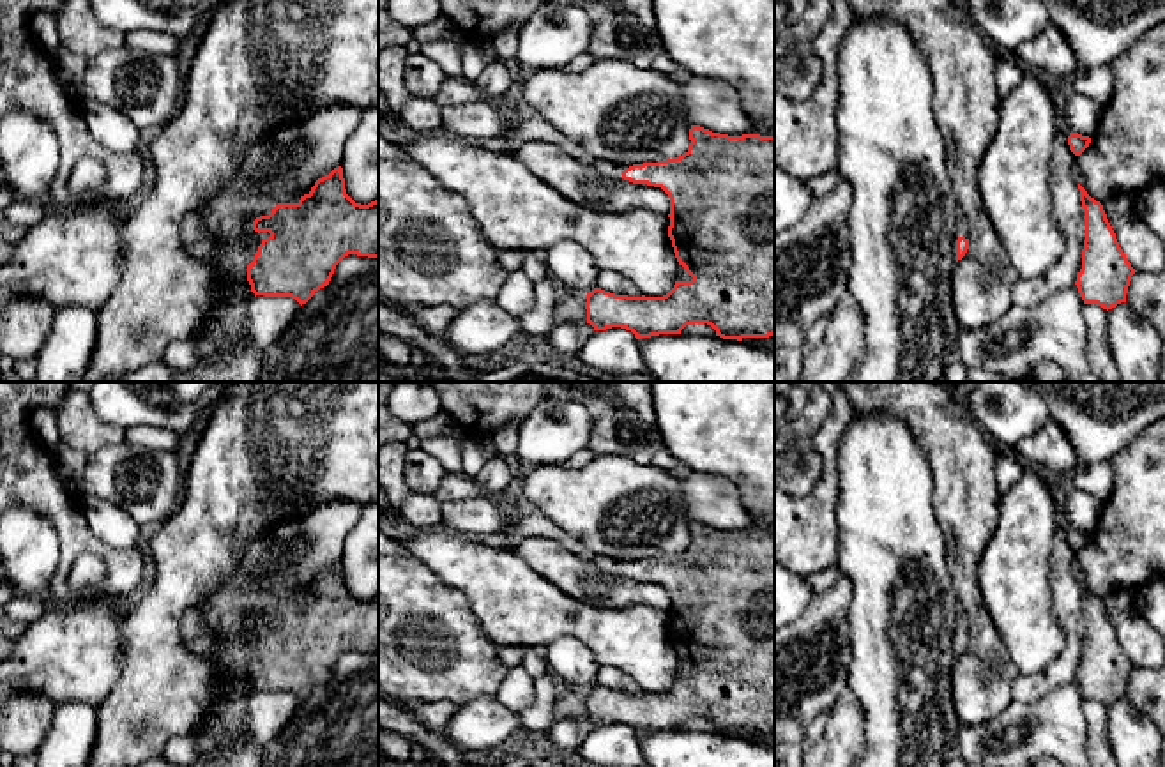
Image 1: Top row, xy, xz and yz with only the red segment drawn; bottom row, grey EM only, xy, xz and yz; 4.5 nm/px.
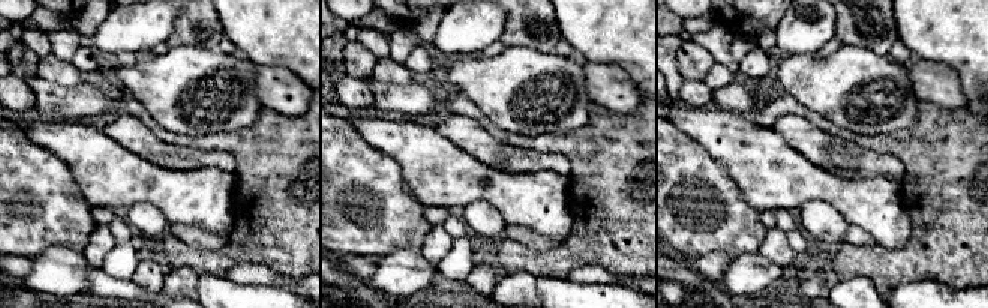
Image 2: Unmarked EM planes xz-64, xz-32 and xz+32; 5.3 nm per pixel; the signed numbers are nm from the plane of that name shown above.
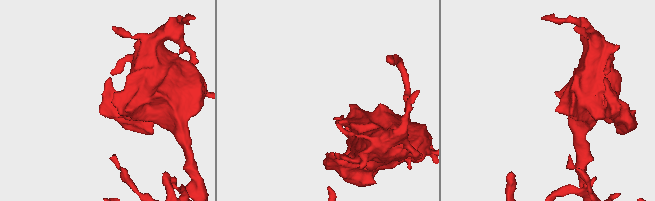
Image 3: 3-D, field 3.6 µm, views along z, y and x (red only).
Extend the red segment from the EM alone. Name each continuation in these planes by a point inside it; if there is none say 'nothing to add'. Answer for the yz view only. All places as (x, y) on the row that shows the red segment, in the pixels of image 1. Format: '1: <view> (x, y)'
1: yz (960, 230)

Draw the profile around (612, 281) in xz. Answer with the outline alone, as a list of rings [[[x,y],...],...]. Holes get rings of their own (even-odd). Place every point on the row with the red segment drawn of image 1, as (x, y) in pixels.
[[[599,270],[599,276],[596,279],[596,288],[601,288],[615,295],[628,295],[628,297],[643,295],[631,279],[615,270]]]

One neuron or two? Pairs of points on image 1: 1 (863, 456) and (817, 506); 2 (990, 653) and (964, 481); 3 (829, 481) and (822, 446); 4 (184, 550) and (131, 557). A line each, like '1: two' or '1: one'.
1: two
2: one
3: one
4: two

